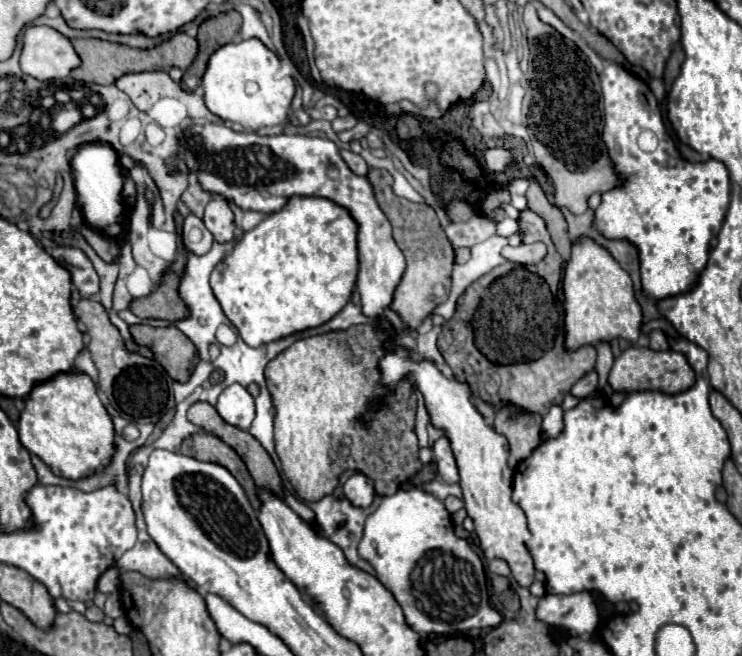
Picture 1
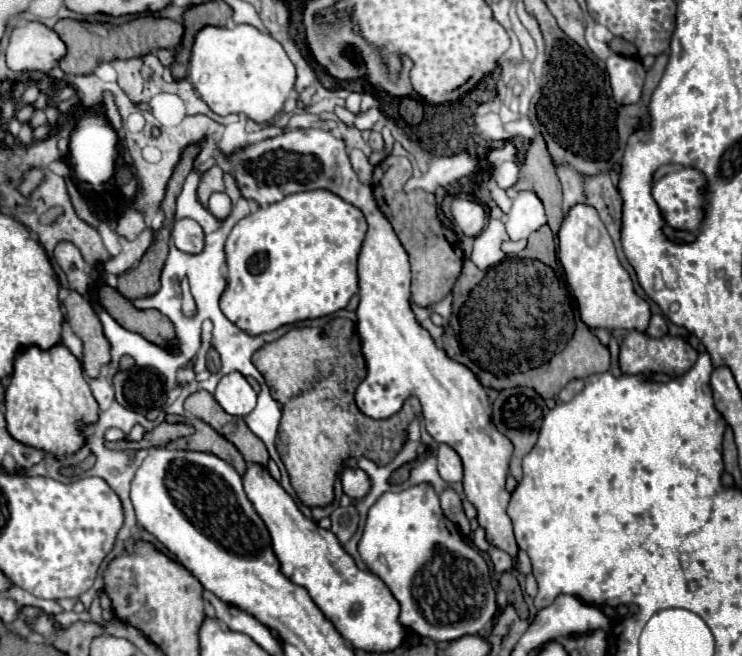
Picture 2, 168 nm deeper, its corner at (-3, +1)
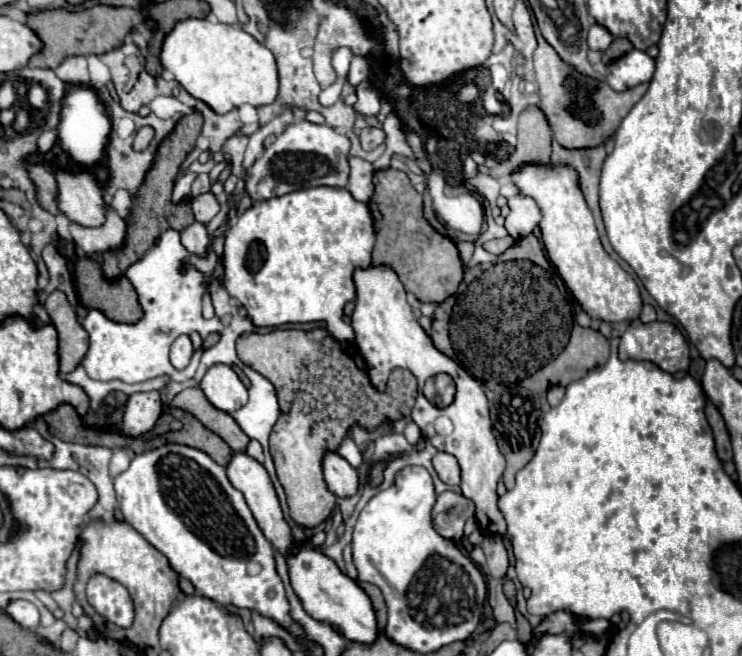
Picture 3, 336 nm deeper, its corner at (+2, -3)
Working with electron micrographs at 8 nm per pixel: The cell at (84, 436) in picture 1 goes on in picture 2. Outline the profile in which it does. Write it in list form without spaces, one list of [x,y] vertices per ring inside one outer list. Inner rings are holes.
[[[65,344],[47,350],[39,346],[21,348],[13,360],[13,372],[5,388],[5,422],[9,434],[51,456],[67,456],[85,444],[79,426],[95,422],[99,406],[83,376],[79,360]]]

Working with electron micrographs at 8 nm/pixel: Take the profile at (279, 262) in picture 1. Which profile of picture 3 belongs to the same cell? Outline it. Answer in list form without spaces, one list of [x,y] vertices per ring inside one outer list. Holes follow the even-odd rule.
[[[330,186],[296,190],[252,204],[230,226],[222,254],[224,288],[240,300],[258,328],[324,320],[334,338],[353,341],[354,331],[342,320],[342,310],[356,298],[352,272],[358,264],[372,262],[372,248],[372,214],[348,190]]]

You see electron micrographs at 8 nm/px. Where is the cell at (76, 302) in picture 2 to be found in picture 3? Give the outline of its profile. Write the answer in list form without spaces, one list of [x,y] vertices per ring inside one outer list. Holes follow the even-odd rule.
[[[52,292],[44,300],[44,308],[48,310],[54,328],[58,330],[58,342],[60,342],[60,374],[72,372],[76,366],[80,366],[82,356],[86,356],[88,348],[88,336],[82,324],[76,318],[74,308],[66,300],[64,292]]]

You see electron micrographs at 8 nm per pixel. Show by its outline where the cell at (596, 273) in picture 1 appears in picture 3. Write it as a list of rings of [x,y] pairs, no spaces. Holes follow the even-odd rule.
[[[524,166],[520,172],[512,174],[512,180],[522,194],[534,198],[542,210],[542,240],[550,262],[558,268],[568,290],[574,294],[582,310],[594,318],[608,324],[638,320],[642,312],[642,298],[634,278],[624,272],[618,262],[614,262],[602,248],[592,212],[578,188],[578,176],[574,168],[562,166]]]

